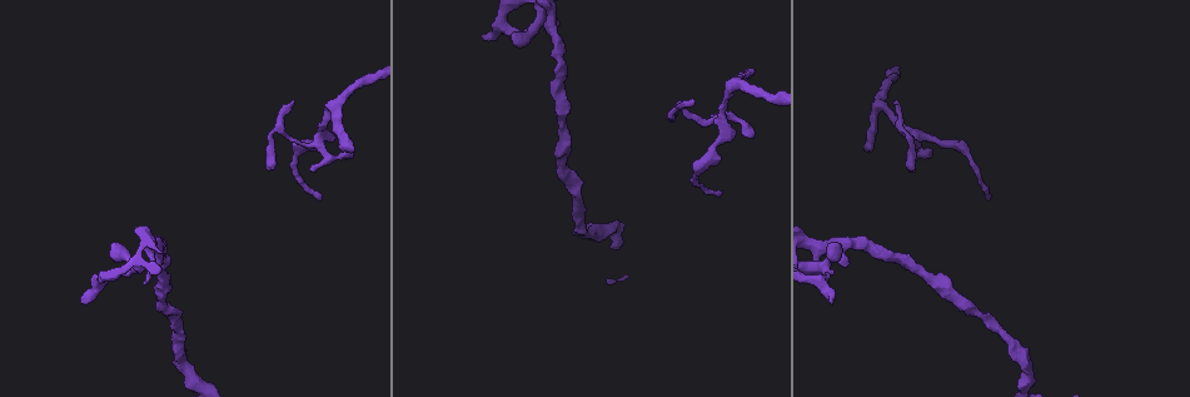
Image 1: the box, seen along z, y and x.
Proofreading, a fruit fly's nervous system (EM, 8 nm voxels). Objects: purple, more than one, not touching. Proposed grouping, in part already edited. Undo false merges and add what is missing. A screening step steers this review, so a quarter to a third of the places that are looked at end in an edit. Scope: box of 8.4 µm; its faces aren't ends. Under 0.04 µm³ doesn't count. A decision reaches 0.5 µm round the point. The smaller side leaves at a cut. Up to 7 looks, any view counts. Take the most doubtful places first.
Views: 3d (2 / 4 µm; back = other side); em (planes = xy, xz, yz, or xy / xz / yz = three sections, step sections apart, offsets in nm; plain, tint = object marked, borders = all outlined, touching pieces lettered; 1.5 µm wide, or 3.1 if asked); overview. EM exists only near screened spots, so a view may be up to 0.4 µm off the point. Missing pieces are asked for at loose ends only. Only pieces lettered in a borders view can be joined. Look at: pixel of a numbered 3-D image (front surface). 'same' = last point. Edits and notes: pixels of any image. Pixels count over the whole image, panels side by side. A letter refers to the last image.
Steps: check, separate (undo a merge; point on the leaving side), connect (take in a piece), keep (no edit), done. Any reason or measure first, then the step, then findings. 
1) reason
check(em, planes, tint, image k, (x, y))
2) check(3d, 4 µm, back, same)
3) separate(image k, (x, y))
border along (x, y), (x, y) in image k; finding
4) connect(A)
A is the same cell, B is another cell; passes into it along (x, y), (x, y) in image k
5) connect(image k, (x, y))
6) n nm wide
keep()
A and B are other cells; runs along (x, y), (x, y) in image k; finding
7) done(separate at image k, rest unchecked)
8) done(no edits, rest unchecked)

branch stops here
check(em, xy, step 8, tint, image 1, (84, 302))

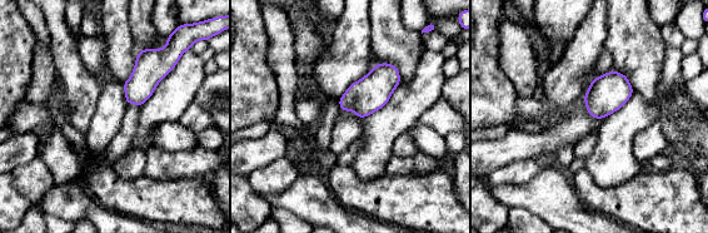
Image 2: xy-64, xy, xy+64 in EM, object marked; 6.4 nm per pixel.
check(em, xy, step 8, borders, same)

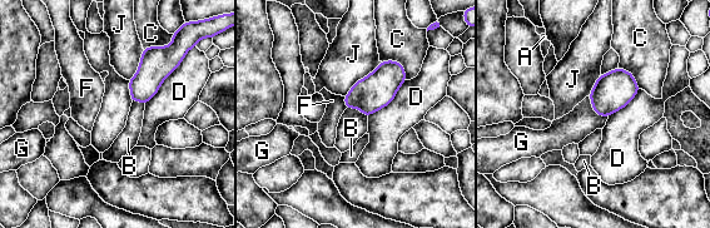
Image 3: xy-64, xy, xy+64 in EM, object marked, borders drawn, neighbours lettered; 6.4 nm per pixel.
D touches over 380 nm
keep()
A, B, C, D, F, G and J are other cells; no lettered piece goes on from it

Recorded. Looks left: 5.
an open end
check(3d, 4 µm, image 1, (320, 198))

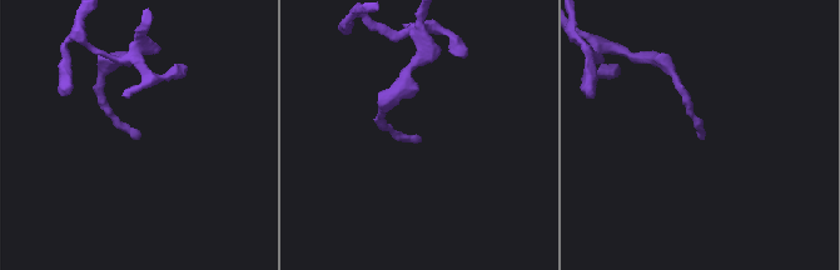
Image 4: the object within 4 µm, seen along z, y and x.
check(em, planes, tint, image 4, (704, 135))

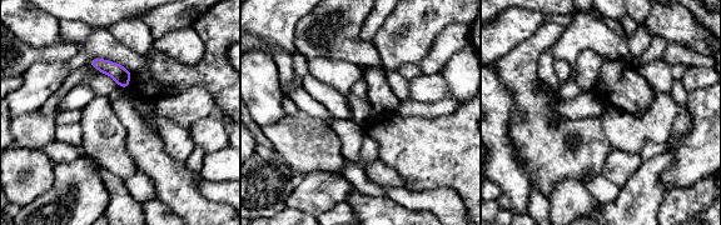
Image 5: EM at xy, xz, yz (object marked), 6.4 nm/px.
check(em, planes, borders, same)

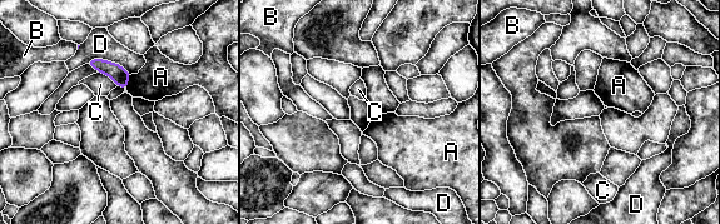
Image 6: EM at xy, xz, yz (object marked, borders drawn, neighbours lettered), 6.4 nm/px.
100 nm wide
keep()
A, B, C and D are other cells; border along (99, 71), (108, 75), (117, 85) in image 6; none of them fits

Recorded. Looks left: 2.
tapers out
check(em, yz, step 8, tint, image 1, (897, 104))

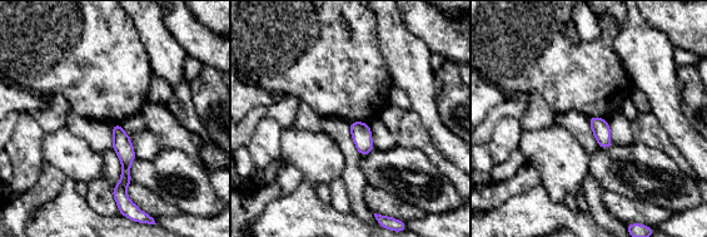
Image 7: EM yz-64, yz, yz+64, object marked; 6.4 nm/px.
check(em, planes, borders, same)

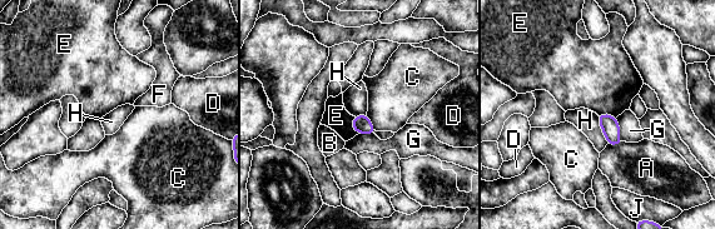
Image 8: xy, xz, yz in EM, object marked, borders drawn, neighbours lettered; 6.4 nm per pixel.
keep()
A, B, C, D, E, F, G, H and J are other cells; border along (597, 114), (611, 114), (615, 118) in image 8; none of them fits

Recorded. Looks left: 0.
done(no edits, rest unchecked)

